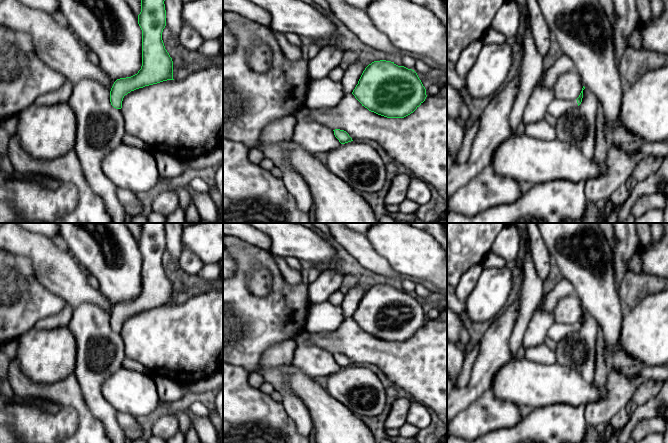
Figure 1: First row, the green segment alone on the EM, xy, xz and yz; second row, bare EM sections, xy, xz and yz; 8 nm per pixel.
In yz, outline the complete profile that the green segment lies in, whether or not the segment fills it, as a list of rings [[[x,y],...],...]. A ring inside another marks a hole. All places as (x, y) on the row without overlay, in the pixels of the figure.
[[[583,310],[582,315],[579,319],[579,321],[572,325],[564,325],[561,323],[554,323],[548,330],[547,336],[551,338],[555,343],[560,342],[563,338],[571,335],[572,333],[577,332],[583,322],[583,314],[585,311]]]

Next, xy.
[[[141,223],[141,236],[138,248],[142,254],[142,290],[137,298],[117,303],[110,315],[111,329],[116,333],[122,332],[125,319],[139,312],[173,303],[173,285],[165,273],[162,256],[166,250],[165,223]]]

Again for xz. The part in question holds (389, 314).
[[[386,284],[369,288],[352,318],[369,335],[387,342],[410,339],[427,321],[414,294]]]

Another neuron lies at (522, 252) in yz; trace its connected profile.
[[[520,239],[519,251],[516,257],[516,264],[524,271],[524,259],[527,254],[527,244]]]

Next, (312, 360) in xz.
[[[303,330],[295,337],[297,347],[292,361],[293,366],[312,378],[332,375],[341,367],[333,354],[309,342],[310,335]]]

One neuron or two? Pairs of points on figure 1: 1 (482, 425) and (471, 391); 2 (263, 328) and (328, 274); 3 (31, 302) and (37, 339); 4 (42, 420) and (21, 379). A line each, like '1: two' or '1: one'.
1: two
2: two
3: two
4: two

